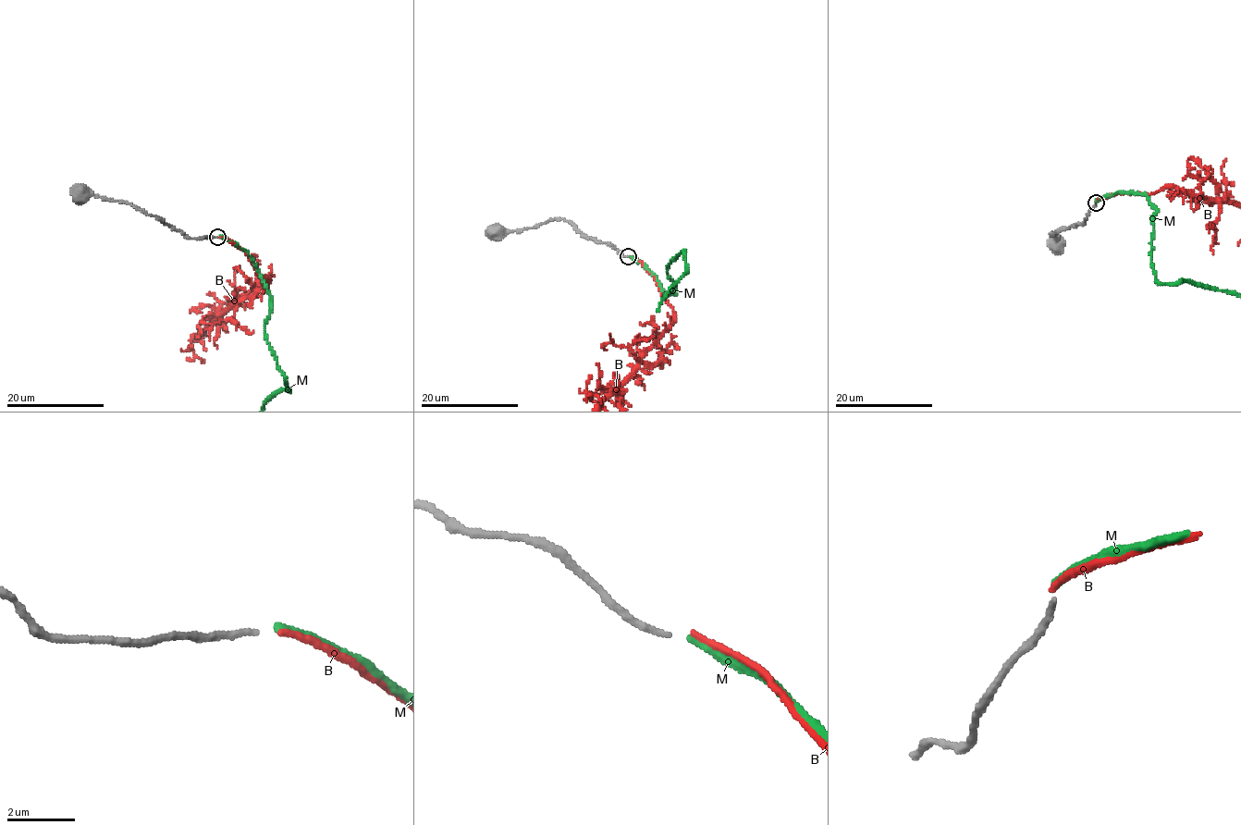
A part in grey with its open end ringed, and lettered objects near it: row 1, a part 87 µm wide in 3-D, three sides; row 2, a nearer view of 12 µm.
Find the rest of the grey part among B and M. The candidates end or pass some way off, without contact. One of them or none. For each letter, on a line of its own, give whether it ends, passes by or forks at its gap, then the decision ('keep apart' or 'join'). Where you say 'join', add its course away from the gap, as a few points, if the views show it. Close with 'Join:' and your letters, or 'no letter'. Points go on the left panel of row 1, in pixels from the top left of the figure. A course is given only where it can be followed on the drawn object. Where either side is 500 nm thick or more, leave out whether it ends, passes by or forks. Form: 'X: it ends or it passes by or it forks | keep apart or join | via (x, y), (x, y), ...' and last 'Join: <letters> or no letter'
B: it ends | keep apart
M: it ends | keep apart
Join: no letter

